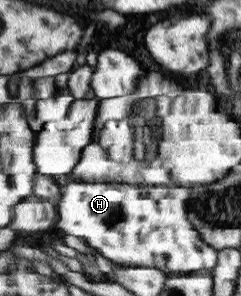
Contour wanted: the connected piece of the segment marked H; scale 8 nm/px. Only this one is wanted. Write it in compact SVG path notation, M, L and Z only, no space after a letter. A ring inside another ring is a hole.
M67 177L67 183L60 186L58 205L59 219L56 223L62 233L87 240L105 258L123 266L157 268L170 275L190 275L213 271L219 262L219 251L203 239L187 213L187 201L191 189L187 187L142 186L131 183L87 183Z

